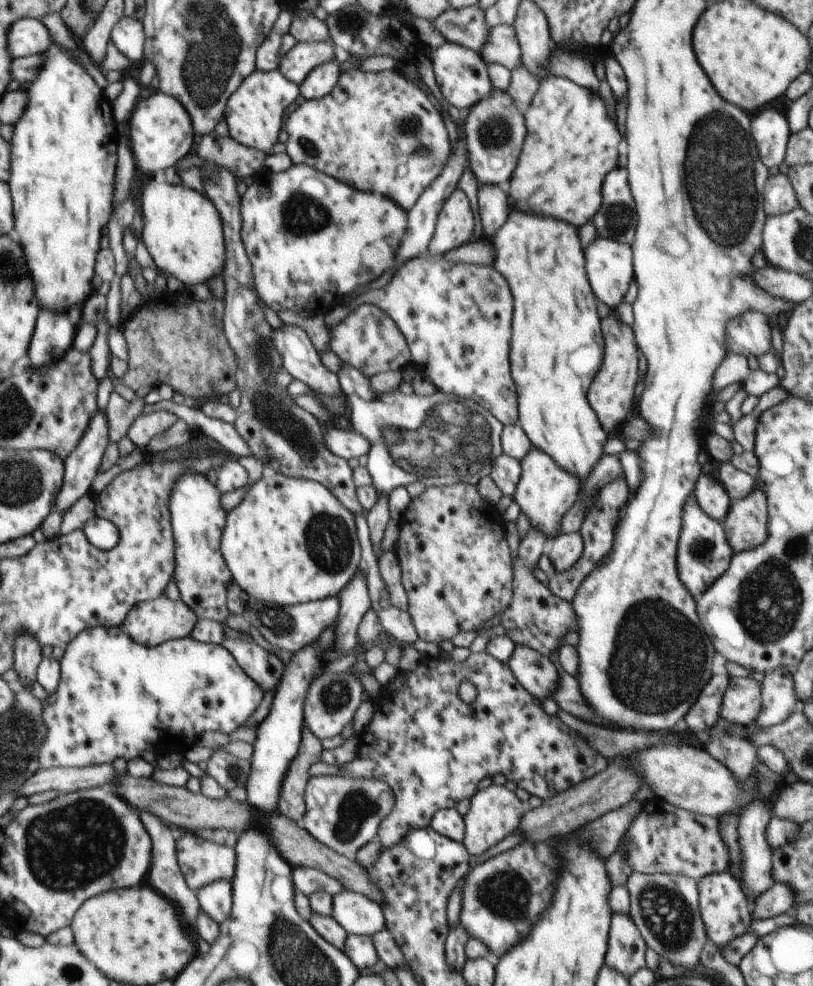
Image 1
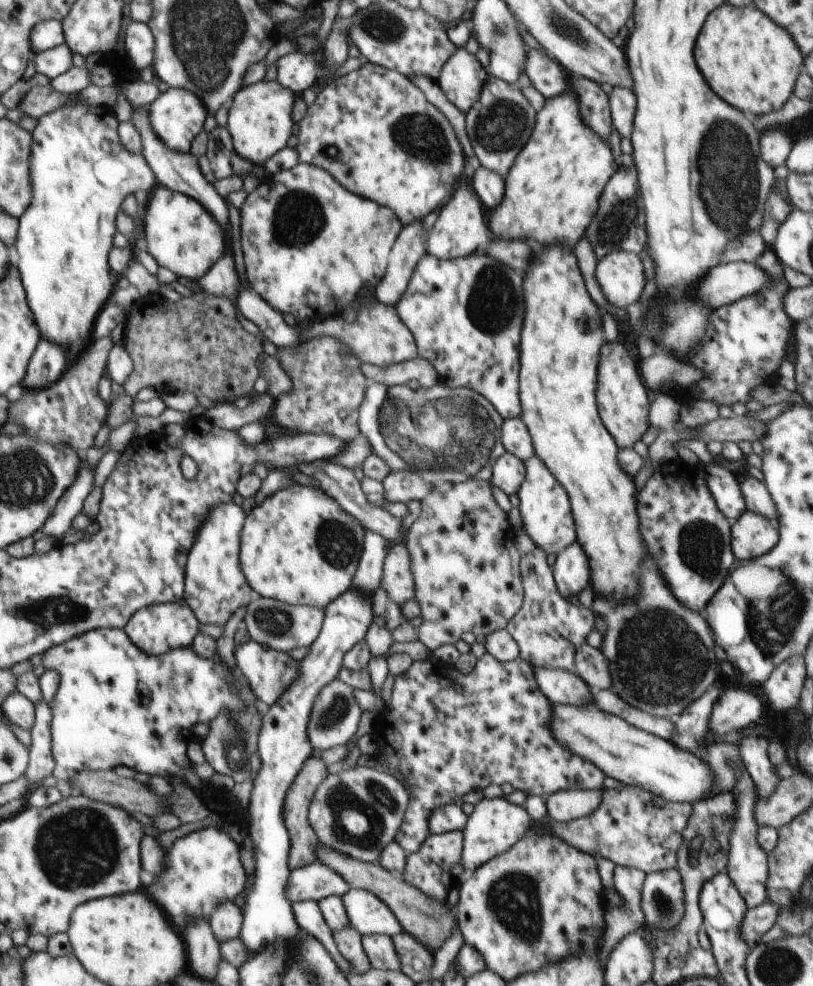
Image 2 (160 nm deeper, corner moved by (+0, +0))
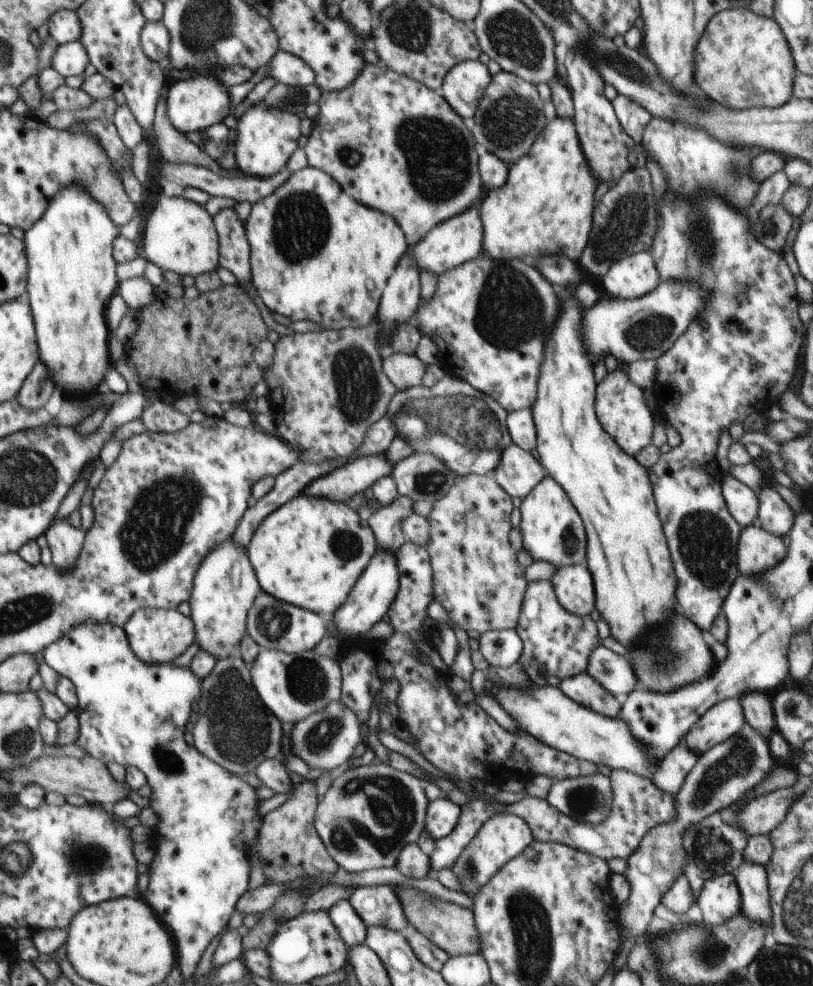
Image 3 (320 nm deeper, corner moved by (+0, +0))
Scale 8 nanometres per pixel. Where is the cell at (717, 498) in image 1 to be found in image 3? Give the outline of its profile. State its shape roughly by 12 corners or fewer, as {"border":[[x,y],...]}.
{"border":[[728,474],[721,487],[741,528],[757,524],[757,494]]}

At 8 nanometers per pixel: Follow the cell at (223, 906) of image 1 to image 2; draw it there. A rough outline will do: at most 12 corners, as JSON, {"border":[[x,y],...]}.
{"border":[[233,901],[209,918],[218,942],[241,933],[243,914]]}

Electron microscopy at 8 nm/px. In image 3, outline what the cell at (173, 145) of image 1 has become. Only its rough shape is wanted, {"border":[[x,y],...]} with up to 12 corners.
{"border":[[212,75],[177,80],[168,116],[196,133],[232,113],[228,87]]}

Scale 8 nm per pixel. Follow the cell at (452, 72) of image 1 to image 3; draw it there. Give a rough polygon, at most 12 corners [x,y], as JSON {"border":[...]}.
{"border":[[465,60],[440,92],[469,123],[491,80],[486,65]]}

